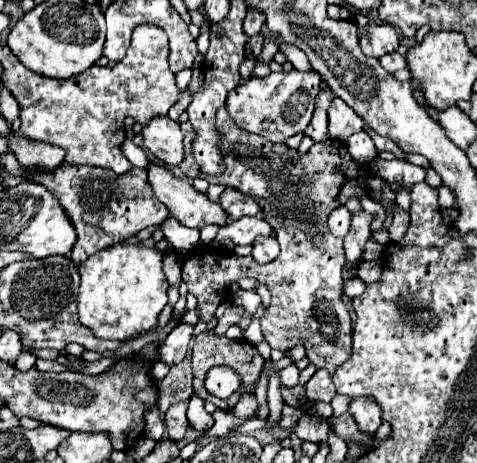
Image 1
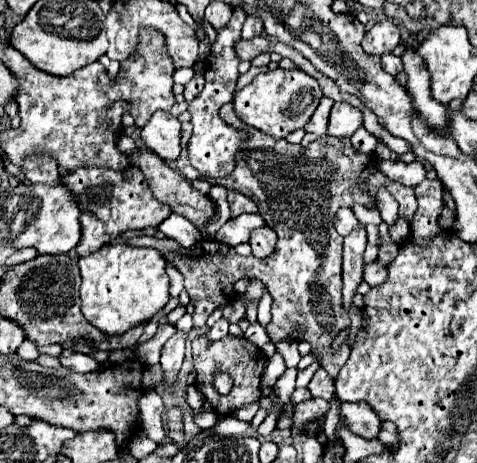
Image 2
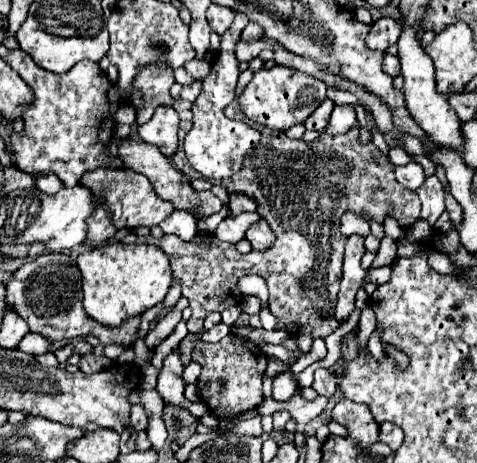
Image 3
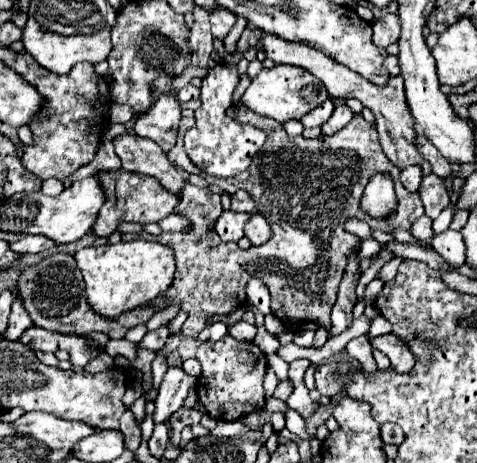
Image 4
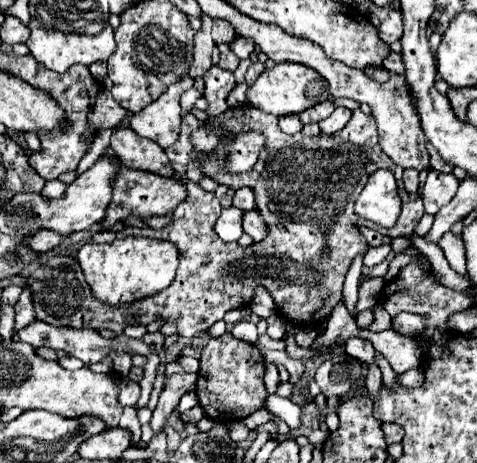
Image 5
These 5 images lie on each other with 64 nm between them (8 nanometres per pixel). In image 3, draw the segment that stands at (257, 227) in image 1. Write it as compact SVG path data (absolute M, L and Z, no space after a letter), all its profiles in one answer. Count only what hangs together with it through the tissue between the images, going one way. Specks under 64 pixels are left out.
M254 212L254 214L238 214L238 216L230 216L230 218L224 218L220 222L220 226L214 230L214 236L224 240L224 242L230 242L230 244L238 244L240 240L246 238L246 230L256 224L260 220L260 216Z

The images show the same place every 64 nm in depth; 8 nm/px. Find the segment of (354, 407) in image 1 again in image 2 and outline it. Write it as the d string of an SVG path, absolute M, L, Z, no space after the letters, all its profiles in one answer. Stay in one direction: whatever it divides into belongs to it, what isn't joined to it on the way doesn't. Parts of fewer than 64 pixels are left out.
M342 402L340 404L340 416L348 422L346 426L366 438L372 440L376 438L376 434L380 432L380 418L376 416L376 412L372 412L370 404L364 402Z

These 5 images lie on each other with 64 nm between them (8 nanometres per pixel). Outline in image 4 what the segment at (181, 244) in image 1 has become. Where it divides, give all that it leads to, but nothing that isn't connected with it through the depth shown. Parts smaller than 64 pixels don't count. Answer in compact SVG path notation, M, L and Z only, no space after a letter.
M172 212L168 218L164 218L164 220L160 222L160 228L162 228L164 232L178 232L178 230L180 230L180 232L188 232L190 224L188 224L188 220L184 220L184 216Z

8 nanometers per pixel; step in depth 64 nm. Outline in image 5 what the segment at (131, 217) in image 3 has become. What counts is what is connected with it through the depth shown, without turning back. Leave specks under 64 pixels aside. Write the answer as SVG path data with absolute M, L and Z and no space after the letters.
M122 168L114 180L112 180L112 200L108 204L108 212L102 220L102 230L110 230L116 222L126 220L128 216L136 218L152 218L152 216L166 216L172 214L174 208L184 200L186 186L182 180L176 178L162 178L152 172L140 172L140 170L128 170Z

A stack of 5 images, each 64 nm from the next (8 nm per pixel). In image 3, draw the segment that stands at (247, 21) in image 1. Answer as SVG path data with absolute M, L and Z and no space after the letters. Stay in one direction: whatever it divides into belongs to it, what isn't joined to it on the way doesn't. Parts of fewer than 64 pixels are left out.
M248 24L244 30L242 30L242 40L260 40L260 38L264 38L264 32L262 32L262 28L258 26L258 24Z

